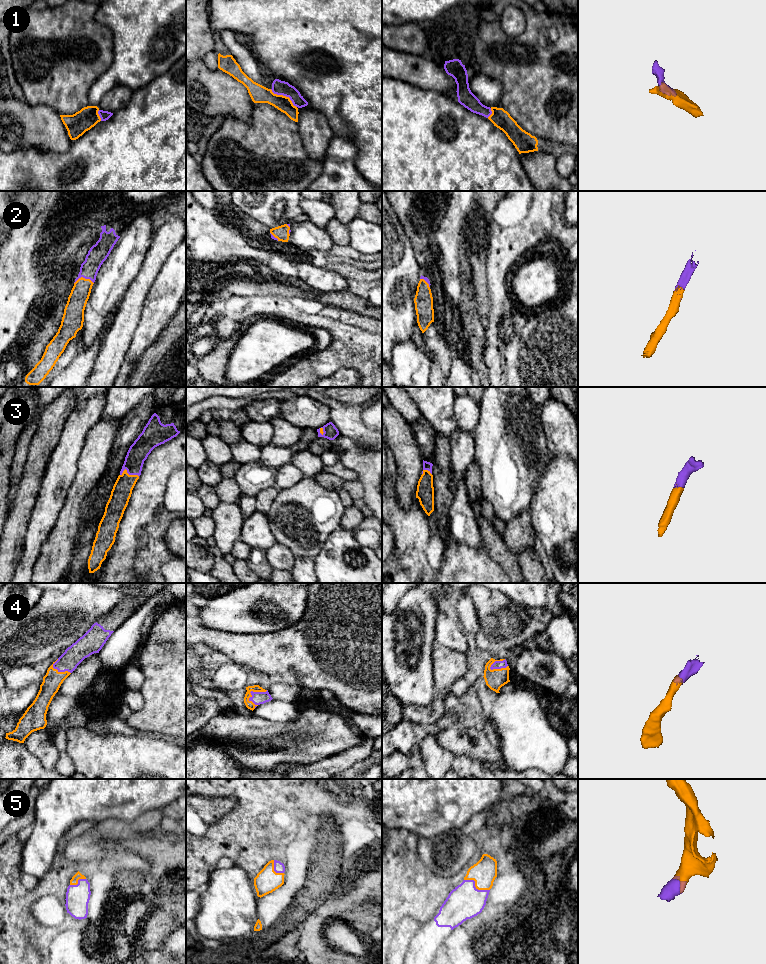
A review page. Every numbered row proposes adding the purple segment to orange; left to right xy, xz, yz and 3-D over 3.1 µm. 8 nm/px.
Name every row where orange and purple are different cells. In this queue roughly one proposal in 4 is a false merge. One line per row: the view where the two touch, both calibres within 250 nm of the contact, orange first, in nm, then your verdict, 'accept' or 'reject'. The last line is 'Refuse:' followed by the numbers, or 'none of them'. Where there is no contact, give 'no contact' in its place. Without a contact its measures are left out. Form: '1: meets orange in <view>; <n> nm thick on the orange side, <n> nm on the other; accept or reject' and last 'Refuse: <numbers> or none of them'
1: meets orange in xz; 140 nm thick on the orange side, 120 nm on the other; accept
2: meets orange in xy; 160 nm thick on the orange side, 160 nm on the other; accept
3: meets orange in xy; 160 nm thick on the orange side, 160 nm on the other; accept
4: meets orange in xz; 70 nm thick on the orange side, 100 nm on the other; accept
5: meets orange in yz; 200 nm thick on the orange side, 280 nm on the other; accept
Refuse: none of them

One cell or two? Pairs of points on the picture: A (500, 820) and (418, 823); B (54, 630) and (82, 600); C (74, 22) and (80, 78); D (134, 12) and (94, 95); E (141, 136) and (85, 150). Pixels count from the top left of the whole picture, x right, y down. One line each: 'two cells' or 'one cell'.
A: two cells
B: one cell
C: one cell
D: one cell
E: one cell

